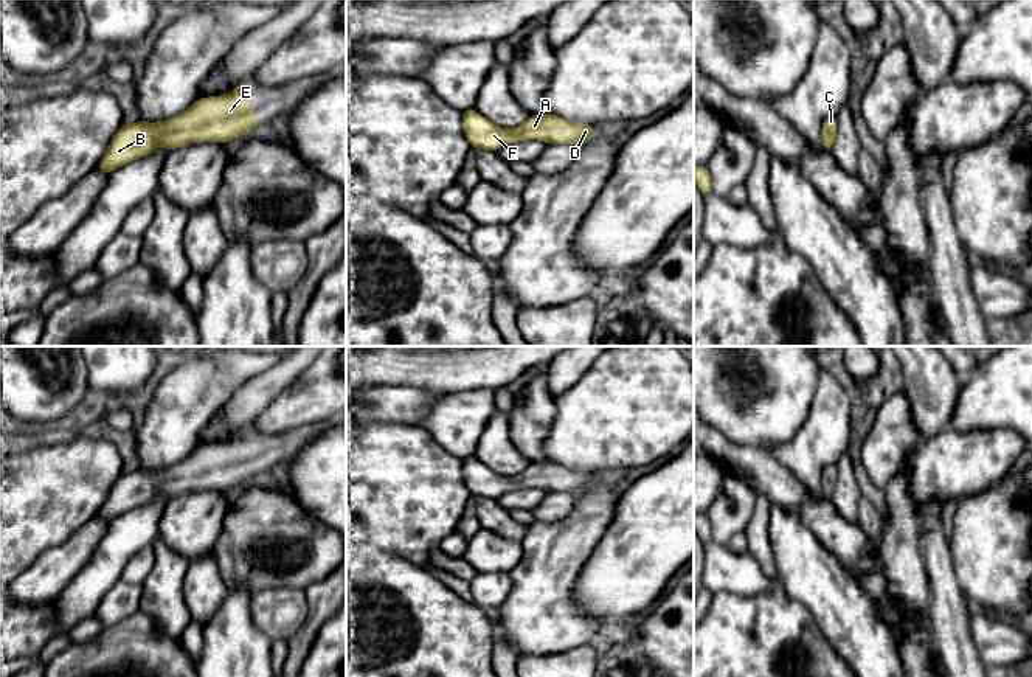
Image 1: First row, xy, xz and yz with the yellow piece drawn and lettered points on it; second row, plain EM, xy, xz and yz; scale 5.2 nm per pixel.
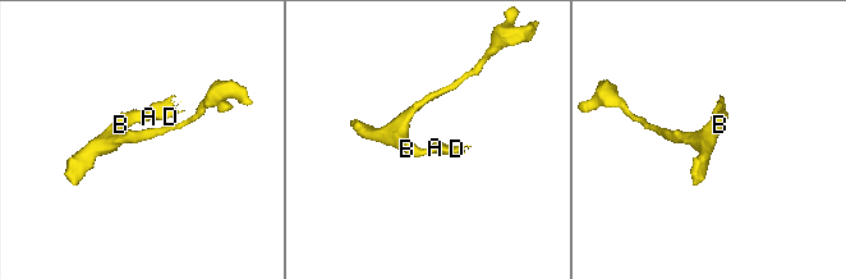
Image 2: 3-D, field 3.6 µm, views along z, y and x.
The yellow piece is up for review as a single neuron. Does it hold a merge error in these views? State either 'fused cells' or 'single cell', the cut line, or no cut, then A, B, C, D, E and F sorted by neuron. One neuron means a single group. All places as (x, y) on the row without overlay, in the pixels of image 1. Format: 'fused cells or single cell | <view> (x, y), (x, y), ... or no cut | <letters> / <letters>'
single cell | no cut | A B C D E F

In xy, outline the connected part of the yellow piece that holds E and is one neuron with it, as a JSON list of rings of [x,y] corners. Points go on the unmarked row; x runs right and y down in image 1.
[[[241,432],[222,444],[200,446],[169,469],[123,472],[95,517],[110,522],[116,516],[147,503],[157,494],[171,498],[197,489],[222,492],[258,477],[258,464],[242,447],[245,433],[253,432]]]

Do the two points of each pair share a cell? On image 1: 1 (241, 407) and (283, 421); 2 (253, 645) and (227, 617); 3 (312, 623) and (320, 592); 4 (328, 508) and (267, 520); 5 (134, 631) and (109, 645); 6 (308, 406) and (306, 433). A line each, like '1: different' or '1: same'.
1: different
2: same
3: same
4: different
5: same
6: different

